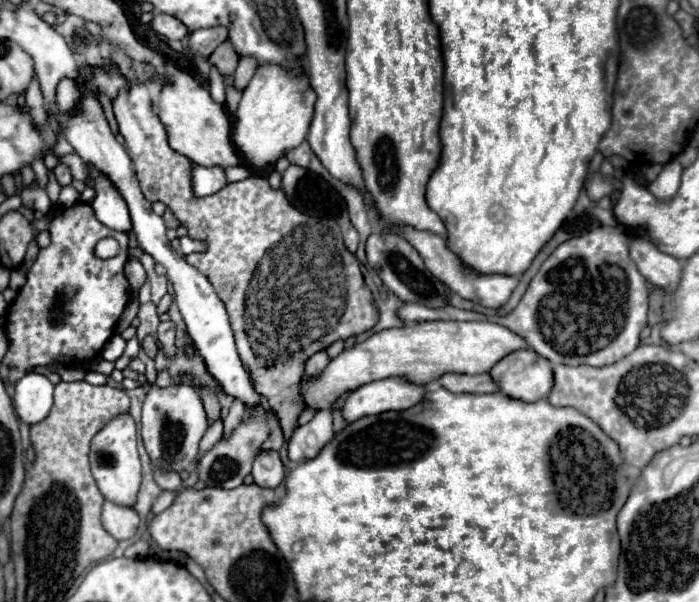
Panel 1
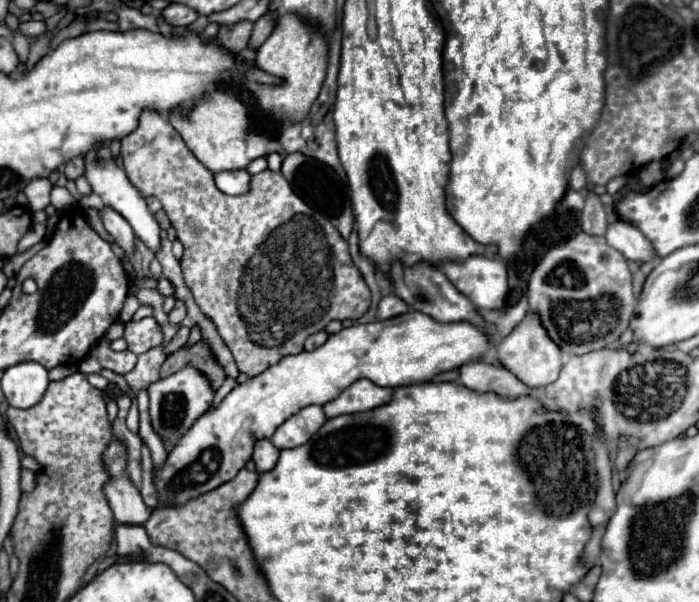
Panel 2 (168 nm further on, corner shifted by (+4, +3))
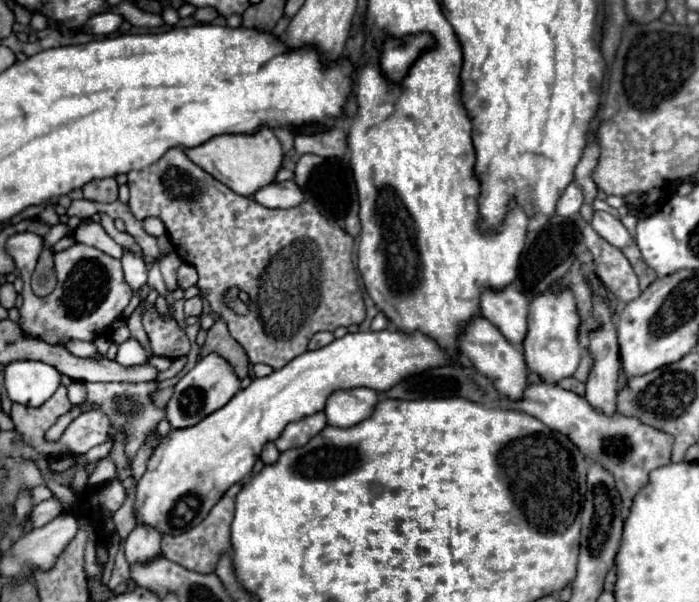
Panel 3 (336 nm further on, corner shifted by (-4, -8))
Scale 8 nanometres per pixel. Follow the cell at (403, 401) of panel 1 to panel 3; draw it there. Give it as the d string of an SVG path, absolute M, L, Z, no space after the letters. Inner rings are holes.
M371 388L339 390L329 396L323 412L327 414L327 424L349 428L351 424L359 424L359 420L371 416L371 408L375 408L377 402L379 394Z

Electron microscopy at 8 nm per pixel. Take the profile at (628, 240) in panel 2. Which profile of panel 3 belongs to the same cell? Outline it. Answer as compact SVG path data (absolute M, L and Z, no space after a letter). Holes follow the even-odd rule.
M595 212L591 224L597 230L597 234L601 234L611 246L615 246L619 250L625 250L633 242L633 236L619 222L619 218L615 218L615 216L607 214L607 212Z

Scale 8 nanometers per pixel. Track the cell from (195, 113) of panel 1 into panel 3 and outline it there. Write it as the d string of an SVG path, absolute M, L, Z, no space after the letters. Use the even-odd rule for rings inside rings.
M261 126L259 130L251 134L221 134L213 136L201 146L185 148L191 162L201 166L205 172L215 176L219 182L227 184L233 192L241 196L249 196L257 192L259 188L273 182L277 170L281 168L283 150L281 142L275 138L273 130L269 126Z

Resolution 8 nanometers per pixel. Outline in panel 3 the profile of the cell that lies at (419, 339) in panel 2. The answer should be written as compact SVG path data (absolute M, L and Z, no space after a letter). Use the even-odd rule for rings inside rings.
M387 328L381 332L355 332L345 334L343 338L333 340L331 344L315 350L305 352L293 358L285 368L275 370L265 378L253 378L251 386L239 390L223 408L203 418L199 424L183 430L171 430L167 438L159 442L153 450L147 472L137 482L137 500L135 500L135 514L137 520L157 528L163 534L181 534L189 528L197 526L209 510L219 502L219 498L231 488L233 484L241 482L245 476L251 474L263 446L267 442L275 442L275 436L283 432L283 428L291 420L303 420L303 416L311 416L311 412L321 412L327 404L327 396L337 390L351 390L351 388L373 388L377 392L387 392L393 388L403 376L415 376L415 372L425 372L427 368L441 368L451 364L451 356L445 348L439 348L431 336L423 332L399 332L395 328Z

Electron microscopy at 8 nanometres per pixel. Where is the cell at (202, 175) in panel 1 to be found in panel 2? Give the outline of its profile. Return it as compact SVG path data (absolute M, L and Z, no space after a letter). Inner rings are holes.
M227 171L227 173L215 173L215 185L229 195L243 195L249 191L251 183L249 171Z

